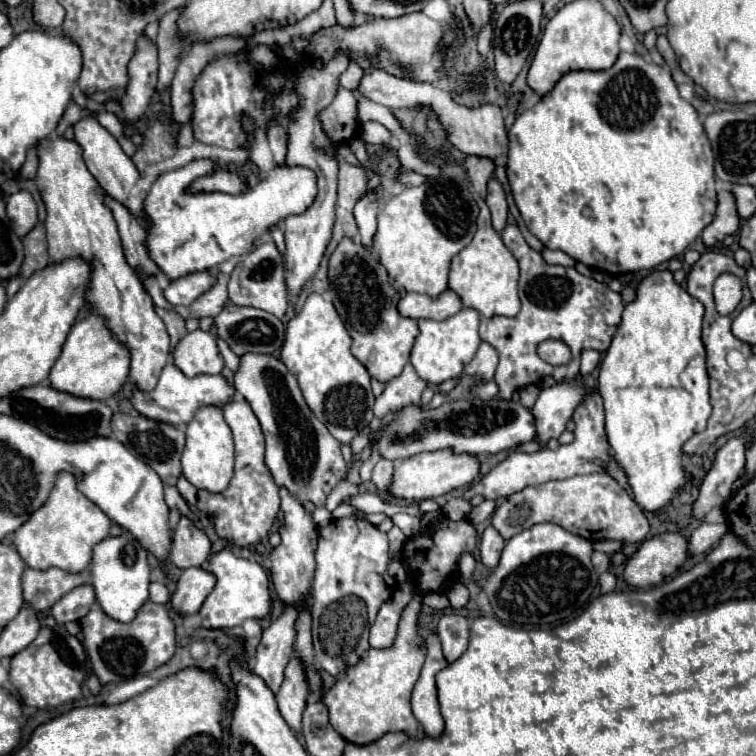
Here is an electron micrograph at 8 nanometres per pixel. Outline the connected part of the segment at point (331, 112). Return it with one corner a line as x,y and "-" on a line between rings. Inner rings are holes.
340,88
334,102
320,114
324,130
336,144
348,144
358,132
356,120
356,96
350,90

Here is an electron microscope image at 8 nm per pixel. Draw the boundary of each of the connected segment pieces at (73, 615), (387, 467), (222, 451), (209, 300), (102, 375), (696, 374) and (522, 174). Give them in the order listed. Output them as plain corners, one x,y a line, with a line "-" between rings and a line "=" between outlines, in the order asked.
78,586
64,594
52,608
50,614
56,618
58,624
76,622
88,614
90,606
94,604
94,590
90,586
=
384,458
374,466
374,472
372,472
372,482
376,484
378,490
386,490
386,486
390,484
390,478
392,478
392,470
394,470
394,462
386,462
=
202,406
194,420
186,428
186,448
182,452
184,478
198,490
208,490
220,494
228,488
234,476
234,440
230,428
222,418
222,408
=
218,272
218,282
216,286
212,286
208,292
204,292
200,298
196,298
190,306
188,306
188,316
190,318
206,318
206,316
218,316
224,308
224,304
228,302
228,294
226,294
226,284
228,284
228,274
=
88,314
84,320
76,322
62,346
62,354
50,370
48,382
52,388
72,394
76,398
90,398
90,400
106,400
114,396
128,376
130,356
128,350
114,342
106,322
96,316
=
652,270
636,286
636,298
626,304
618,330
600,364
598,390
604,398
606,434
614,452
614,460
626,470
628,482
634,490
634,500
642,510
656,512
666,506
676,490
684,484
686,472
682,468
682,444
696,432
706,428
712,406
708,396
706,352
702,344
702,316
704,306
690,296
666,270
=
620,52
616,64
610,70
572,70
564,74
554,90
540,98
536,106
522,112
510,132
508,132
508,164
506,174
510,182
510,190
514,196
514,202
528,224
528,230
546,246
552,250
562,250
570,254
574,260
604,270
608,274
626,274
626,272
640,272
640,270
652,270
662,262
668,262
670,258
682,254
708,226
716,212
716,190
714,190
714,156
710,148
710,140
706,138
706,132
702,128
702,122
698,118
698,112
694,106
680,98
678,88
670,76
668,68
662,68
654,62
646,62
640,54
628,54

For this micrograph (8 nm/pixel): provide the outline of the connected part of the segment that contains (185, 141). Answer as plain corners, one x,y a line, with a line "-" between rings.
186,122
178,134
178,146
190,146
194,142
194,132
192,132
192,122

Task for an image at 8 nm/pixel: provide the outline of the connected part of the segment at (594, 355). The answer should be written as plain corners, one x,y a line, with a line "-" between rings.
586,350
582,352
582,362
580,362
580,374
590,374
600,362
600,354
596,350

